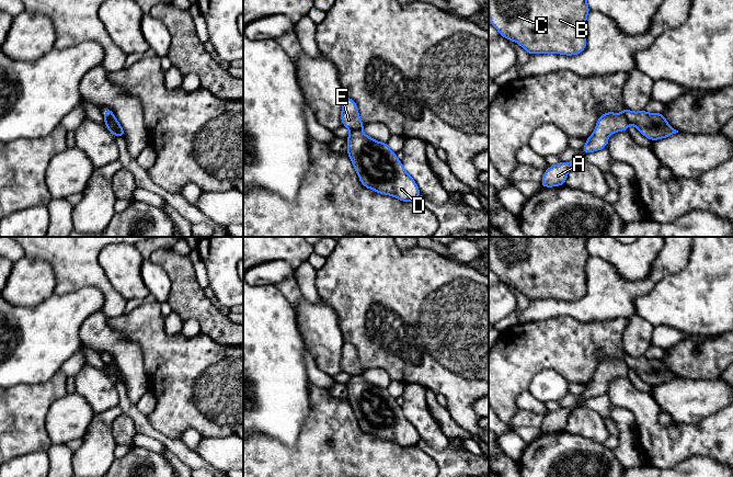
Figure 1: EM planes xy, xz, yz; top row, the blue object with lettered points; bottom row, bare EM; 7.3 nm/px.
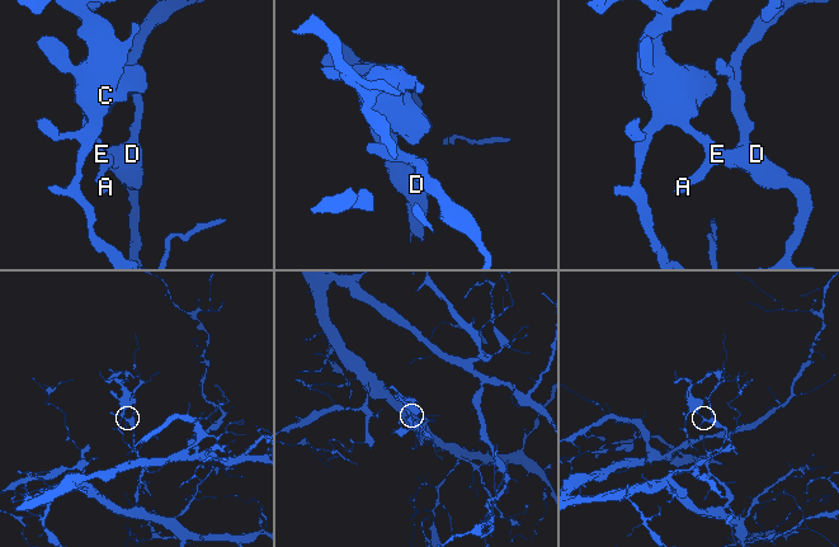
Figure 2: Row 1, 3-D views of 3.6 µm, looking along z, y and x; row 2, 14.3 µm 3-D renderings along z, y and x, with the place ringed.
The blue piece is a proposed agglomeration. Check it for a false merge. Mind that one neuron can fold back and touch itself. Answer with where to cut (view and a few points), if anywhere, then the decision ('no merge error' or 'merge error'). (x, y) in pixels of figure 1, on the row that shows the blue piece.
cut in xy along (104, 117), (112, 118), (117, 123), (118, 135); merge error

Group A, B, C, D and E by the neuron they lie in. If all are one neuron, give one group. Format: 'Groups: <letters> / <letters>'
Groups: A B C E / D

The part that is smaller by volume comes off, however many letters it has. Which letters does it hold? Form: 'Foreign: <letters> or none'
Foreign: A, B, C, E

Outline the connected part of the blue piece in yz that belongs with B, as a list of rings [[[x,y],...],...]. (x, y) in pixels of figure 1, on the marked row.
[[[489,0],[489,20],[501,36],[519,44],[529,55],[573,56],[586,47],[587,0]]]

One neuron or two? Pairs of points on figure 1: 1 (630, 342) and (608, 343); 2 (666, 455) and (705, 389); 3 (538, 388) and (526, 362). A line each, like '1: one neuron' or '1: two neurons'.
1: two neurons
2: two neurons
3: two neurons

